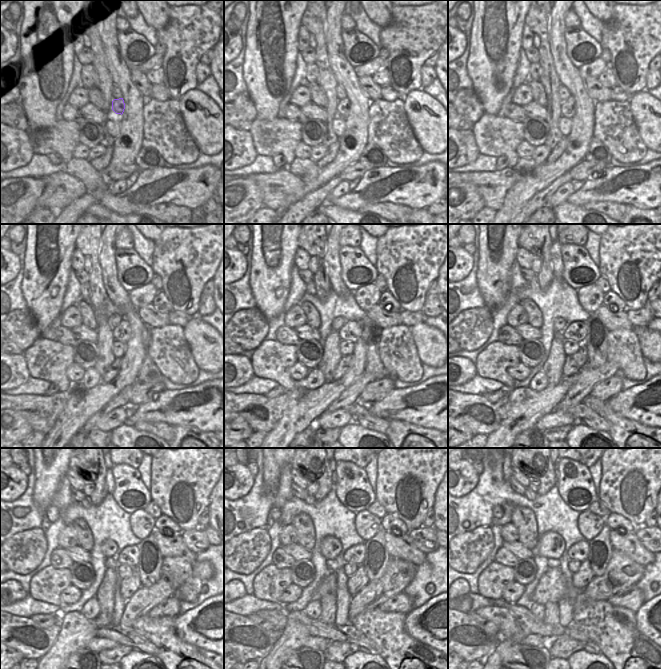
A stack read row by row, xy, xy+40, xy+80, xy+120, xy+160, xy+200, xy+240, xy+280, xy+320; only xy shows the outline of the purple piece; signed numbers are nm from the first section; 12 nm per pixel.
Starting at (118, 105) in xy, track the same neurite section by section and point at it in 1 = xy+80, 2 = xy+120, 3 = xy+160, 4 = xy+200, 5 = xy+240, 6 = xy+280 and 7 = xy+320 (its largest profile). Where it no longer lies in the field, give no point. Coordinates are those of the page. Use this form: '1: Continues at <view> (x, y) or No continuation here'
1: Continues at xy+80 (568, 107)
2: Continues at xy+120 (122, 332)
3: Continues at xy+160 (351, 331)
4: Continues at xy+200 (576, 331)
5: Continues at xy+240 (129, 555)
6: Continues at xy+280 (355, 554)
7: Continues at xy+320 (579, 552).

